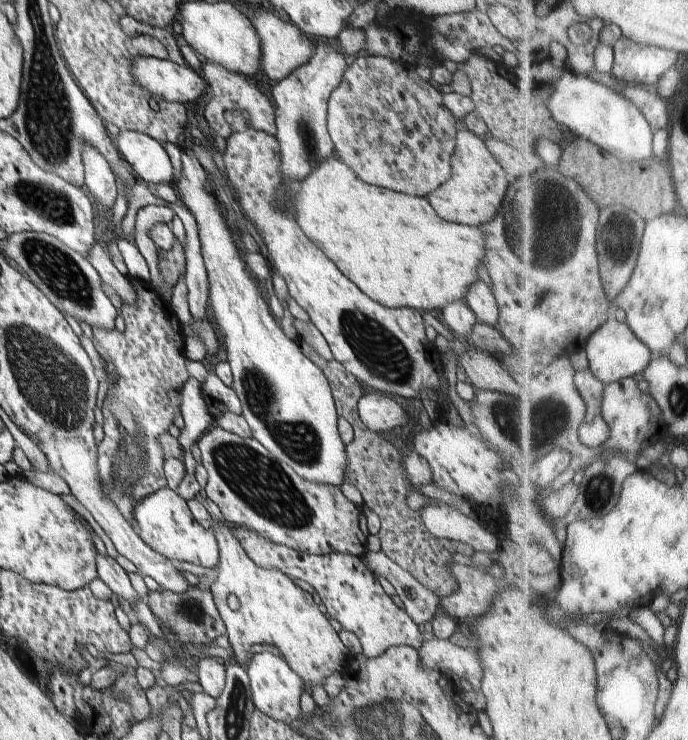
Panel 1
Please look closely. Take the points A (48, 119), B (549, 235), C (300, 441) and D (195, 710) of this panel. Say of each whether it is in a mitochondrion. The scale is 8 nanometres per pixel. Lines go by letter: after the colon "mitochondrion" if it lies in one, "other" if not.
A: mitochondrion
B: mitochondrion
C: mitochondrion
D: other

